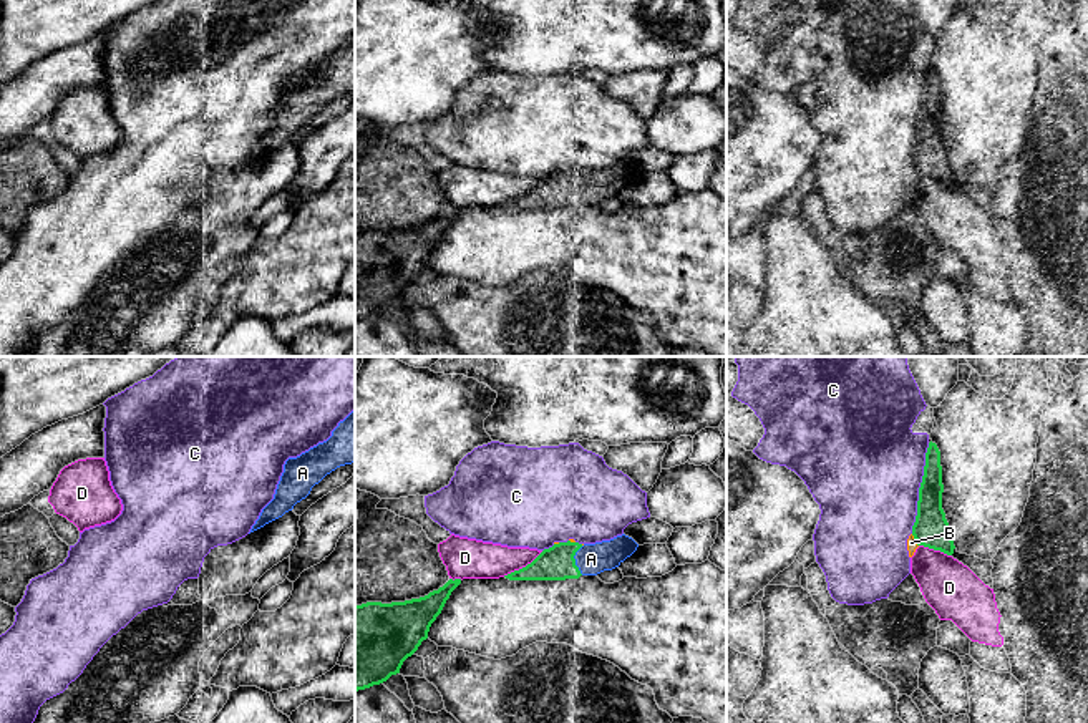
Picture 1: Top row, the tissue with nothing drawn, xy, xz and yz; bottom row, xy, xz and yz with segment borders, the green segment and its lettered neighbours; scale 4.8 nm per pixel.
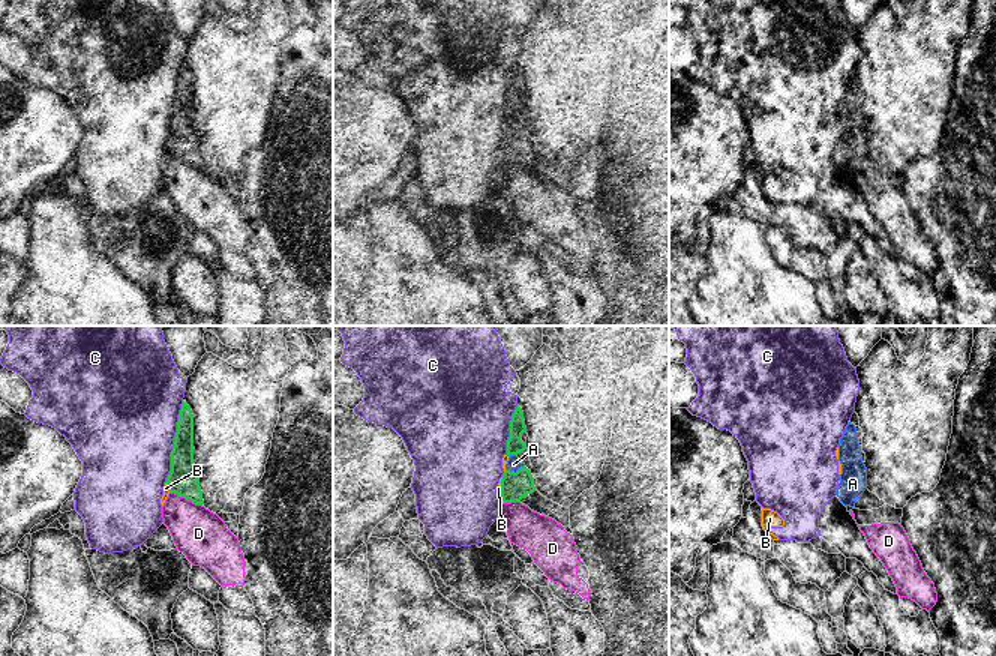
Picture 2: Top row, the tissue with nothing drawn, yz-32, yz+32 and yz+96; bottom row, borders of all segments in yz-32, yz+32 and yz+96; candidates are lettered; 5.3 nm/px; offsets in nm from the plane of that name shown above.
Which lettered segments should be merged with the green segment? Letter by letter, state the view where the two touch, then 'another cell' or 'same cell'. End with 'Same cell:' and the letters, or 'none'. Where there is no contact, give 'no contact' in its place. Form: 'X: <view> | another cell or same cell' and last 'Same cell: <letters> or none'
A: xz | same cell
B: yz | another cell
C: yz | another cell
D: xz | another cell
Same cell: A

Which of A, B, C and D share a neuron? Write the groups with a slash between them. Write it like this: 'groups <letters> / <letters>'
groups A / B C / D

